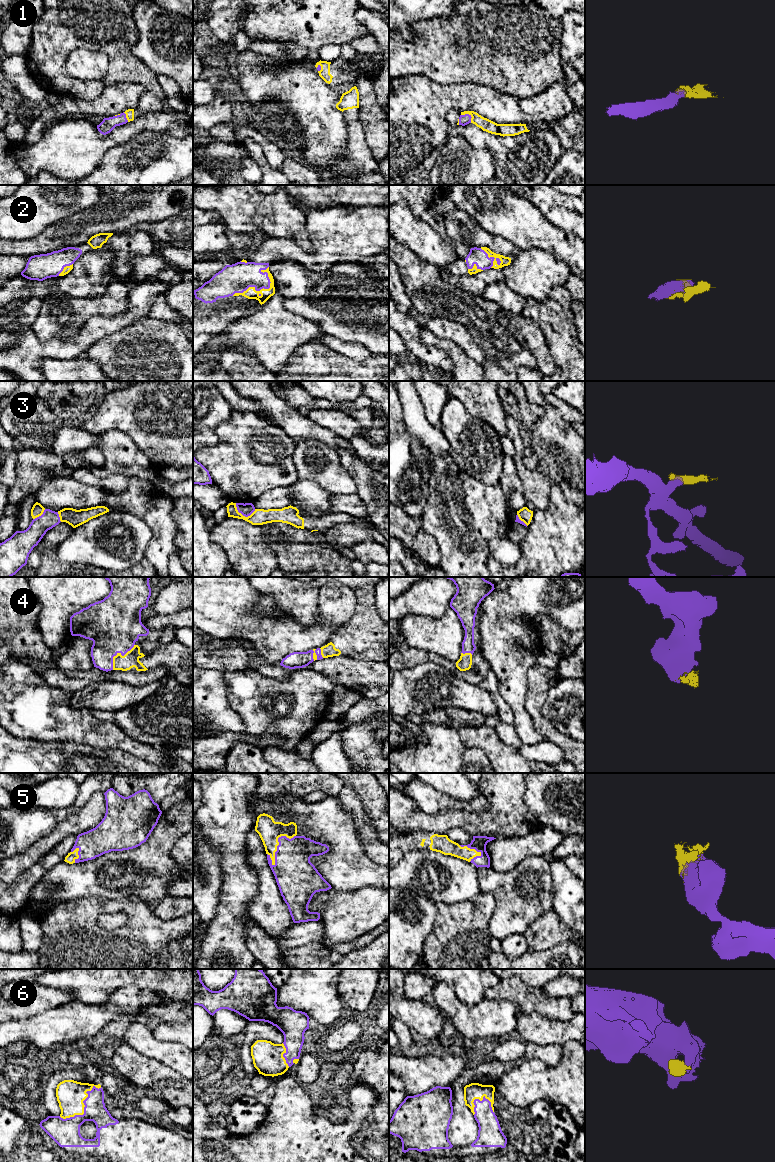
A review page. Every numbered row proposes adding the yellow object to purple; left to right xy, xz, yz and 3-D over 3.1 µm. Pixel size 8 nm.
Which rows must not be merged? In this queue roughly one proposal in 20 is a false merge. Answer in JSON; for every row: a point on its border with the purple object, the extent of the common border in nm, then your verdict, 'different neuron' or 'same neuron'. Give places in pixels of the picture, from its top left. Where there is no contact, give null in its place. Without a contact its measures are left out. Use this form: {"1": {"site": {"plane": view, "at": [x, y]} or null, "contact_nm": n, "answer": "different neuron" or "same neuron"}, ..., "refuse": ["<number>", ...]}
{"1": {"site": {"plane": "yz", "at": [469, 115]}, "contact_nm": 110, "answer": "same neuron"}, "2": {"site": {"plane": "xz", "at": [261, 288]}, "contact_nm": 380, "answer": "same neuron"}, "3": {"site": {"plane": "xz", "at": [243, 515]}, "contact_nm": 180, "answer": "different neuron"}, "4": {"site": {"plane": "xy", "at": [118, 652]}, "contact_nm": 280, "answer": "same neuron"}, "5": {"site": {"plane": "xz", "at": [279, 843]}, "contact_nm": 320, "answer": "same neuron"}, "6": {"site": {"plane": "xy", "at": [84, 1107]}, "contact_nm": 420, "answer": "same neuron"}, "refuse": ["3"]}

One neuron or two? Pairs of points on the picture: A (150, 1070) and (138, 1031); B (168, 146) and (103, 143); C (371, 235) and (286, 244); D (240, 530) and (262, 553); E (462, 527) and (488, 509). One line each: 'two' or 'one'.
A: two
B: two
C: one
D: one
E: one

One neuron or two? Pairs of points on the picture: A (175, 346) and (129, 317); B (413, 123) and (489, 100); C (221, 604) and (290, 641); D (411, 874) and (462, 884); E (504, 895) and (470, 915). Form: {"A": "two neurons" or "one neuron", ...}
{"A": "two neurons", "B": "one neuron", "C": "one neuron", "D": "one neuron", "E": "two neurons"}

